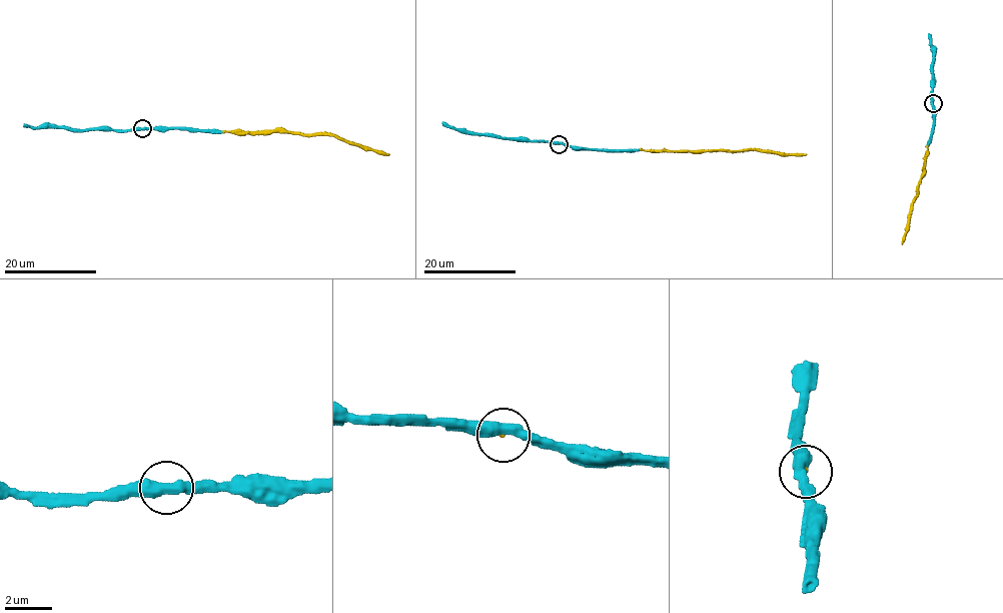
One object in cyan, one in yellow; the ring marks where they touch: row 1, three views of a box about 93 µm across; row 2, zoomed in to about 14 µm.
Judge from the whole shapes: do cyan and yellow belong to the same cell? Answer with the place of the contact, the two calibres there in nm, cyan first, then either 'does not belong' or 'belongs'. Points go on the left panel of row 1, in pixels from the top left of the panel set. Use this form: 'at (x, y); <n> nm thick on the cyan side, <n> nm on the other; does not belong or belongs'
at (142, 128); 420 nm thick on the cyan side, 90 nm on the other; belongs

